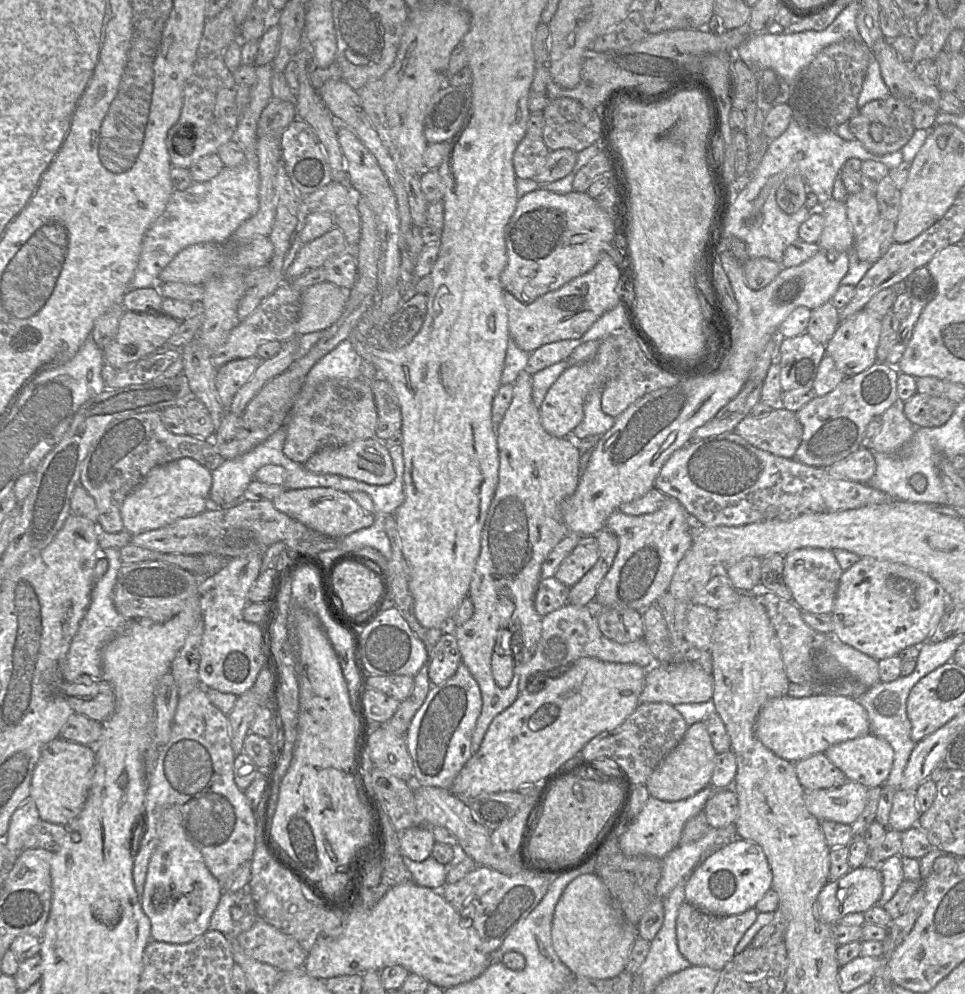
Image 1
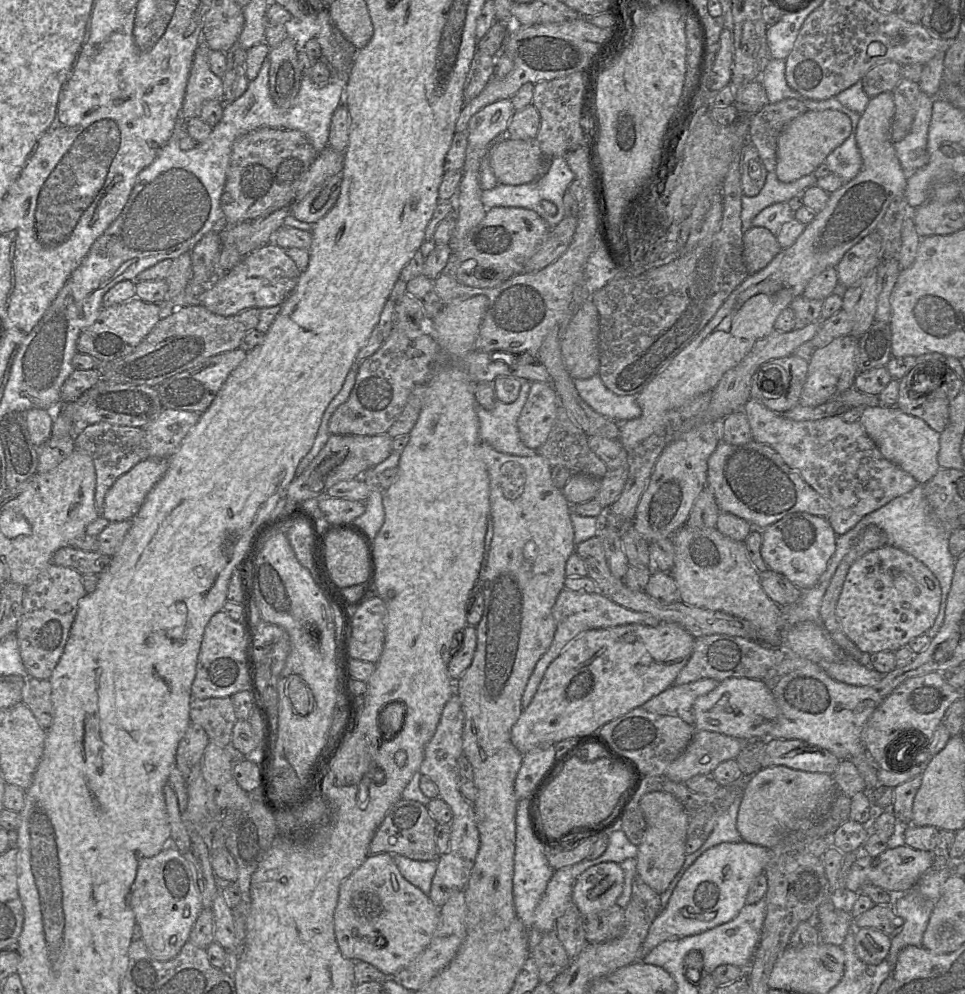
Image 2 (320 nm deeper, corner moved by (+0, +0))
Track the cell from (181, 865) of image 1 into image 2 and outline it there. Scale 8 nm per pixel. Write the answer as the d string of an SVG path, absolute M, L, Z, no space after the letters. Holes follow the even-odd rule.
M168 845L153 857L142 859L138 864L136 878L131 887L130 906L136 923L141 928L142 940L149 954L158 961L173 959L188 941L192 927L204 908L193 865L173 845Z

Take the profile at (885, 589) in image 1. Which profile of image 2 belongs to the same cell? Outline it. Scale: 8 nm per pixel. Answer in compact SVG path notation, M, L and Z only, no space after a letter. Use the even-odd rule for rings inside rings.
M890 545L858 558L849 568L836 604L836 617L843 633L869 656L880 651L897 651L913 638L925 634L934 624L941 603L941 587L936 576L922 562Z

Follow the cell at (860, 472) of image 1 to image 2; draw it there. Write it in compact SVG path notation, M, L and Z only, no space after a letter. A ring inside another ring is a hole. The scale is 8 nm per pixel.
M754 398L745 403L743 411L750 424L752 439L771 446L790 468L797 471L828 502L828 521L837 536L848 532L865 515L910 492L919 484L913 476L881 454L860 421L846 422L841 415L819 420L794 421L768 409Z

